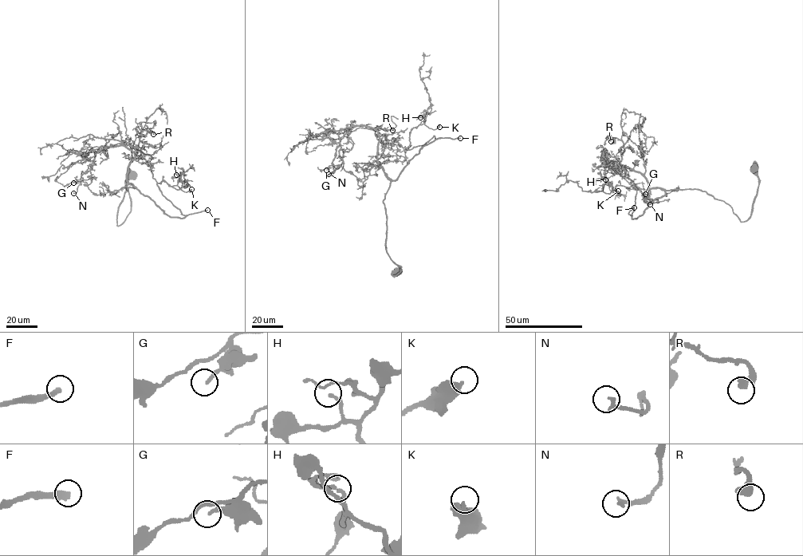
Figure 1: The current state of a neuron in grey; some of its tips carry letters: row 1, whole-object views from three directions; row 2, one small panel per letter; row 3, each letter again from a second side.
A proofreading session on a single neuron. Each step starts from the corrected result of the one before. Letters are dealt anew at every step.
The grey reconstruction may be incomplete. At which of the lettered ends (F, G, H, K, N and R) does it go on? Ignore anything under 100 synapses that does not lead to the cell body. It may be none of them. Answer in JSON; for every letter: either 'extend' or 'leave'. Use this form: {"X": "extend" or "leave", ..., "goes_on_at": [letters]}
{"F": "extend", "G": "leave", "H": "leave", "K": "leave", "N": "leave", "R": "leave", "goes_on_at": ["F"]}

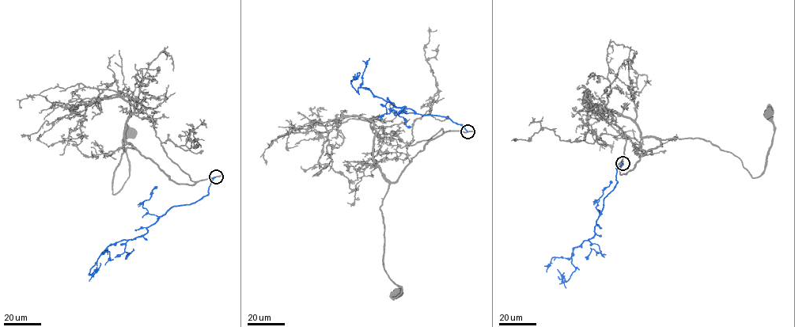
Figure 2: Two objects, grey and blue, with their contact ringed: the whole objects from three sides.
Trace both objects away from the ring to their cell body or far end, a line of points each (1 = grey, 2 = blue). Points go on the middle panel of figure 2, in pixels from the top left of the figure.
1: (467, 131), (448, 130), (432, 139), (383, 199), (384, 264), (402, 288), (392, 297), (397, 295)
2: (467, 131), (448, 118), (393, 106), (367, 89), (356, 90), (351, 82), (356, 77), (352, 80)

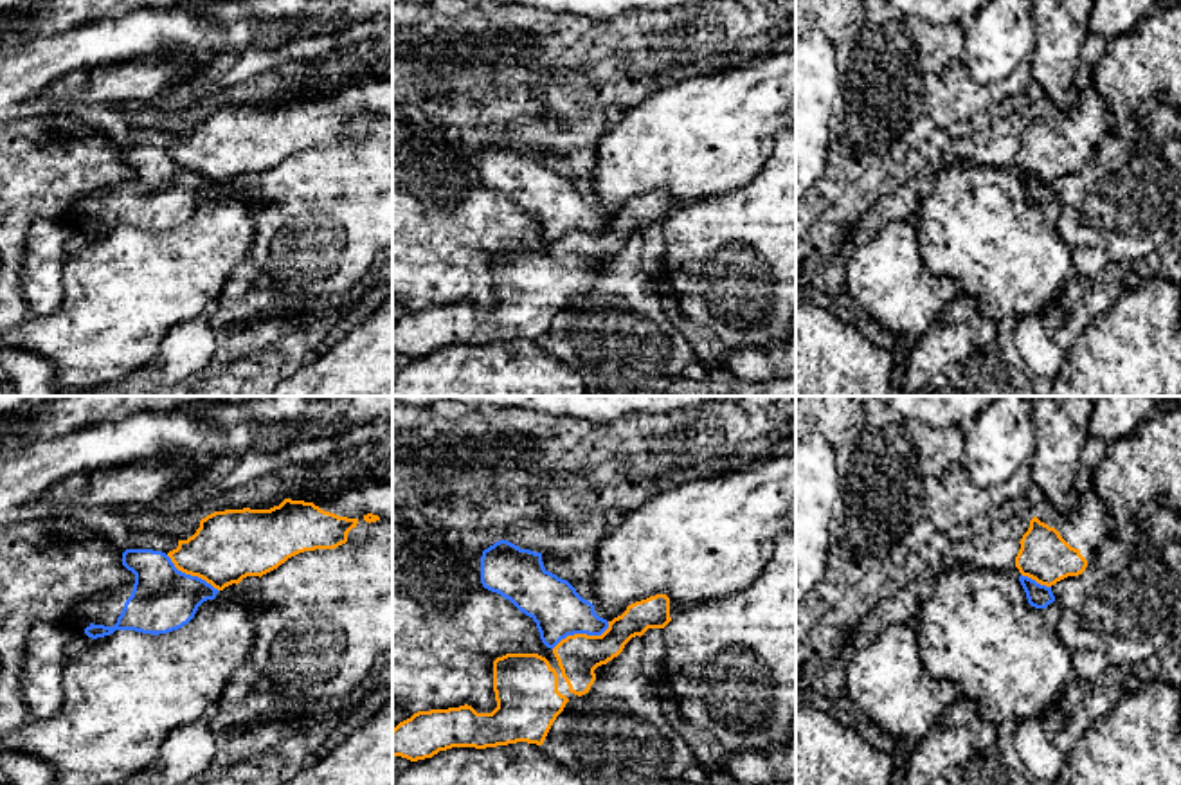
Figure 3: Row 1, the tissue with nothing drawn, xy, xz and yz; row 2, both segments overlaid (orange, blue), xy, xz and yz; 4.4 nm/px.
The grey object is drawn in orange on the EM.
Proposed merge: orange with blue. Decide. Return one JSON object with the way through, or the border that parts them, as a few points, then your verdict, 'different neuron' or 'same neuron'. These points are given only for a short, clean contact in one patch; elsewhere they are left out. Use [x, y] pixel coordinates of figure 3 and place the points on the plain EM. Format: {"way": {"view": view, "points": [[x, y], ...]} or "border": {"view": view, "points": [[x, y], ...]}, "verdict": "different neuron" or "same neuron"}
{"border": {"view": "xz", "points": [[609, 218], [600, 231], [567, 231], [551, 245]]}, "verdict": "different neuron"}

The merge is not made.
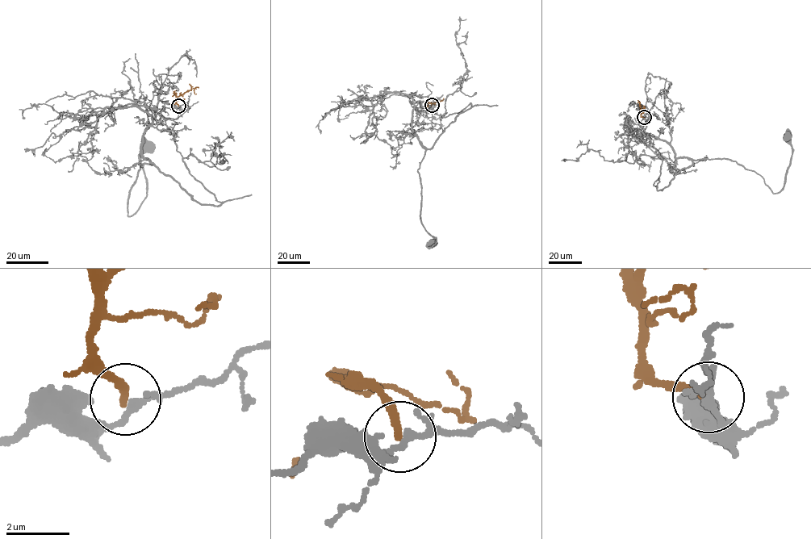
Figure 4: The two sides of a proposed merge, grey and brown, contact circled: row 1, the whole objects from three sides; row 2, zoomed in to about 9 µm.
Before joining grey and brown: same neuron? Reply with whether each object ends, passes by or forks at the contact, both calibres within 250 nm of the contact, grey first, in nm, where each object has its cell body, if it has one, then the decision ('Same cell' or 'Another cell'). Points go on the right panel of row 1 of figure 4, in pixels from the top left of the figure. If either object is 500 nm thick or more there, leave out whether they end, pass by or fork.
At the ring grey forks. At the ring brown ends. Thickness 180 nm (grey) against 240 nm. Soma of grey: (788, 135). Soma of brown: none. Another cell

